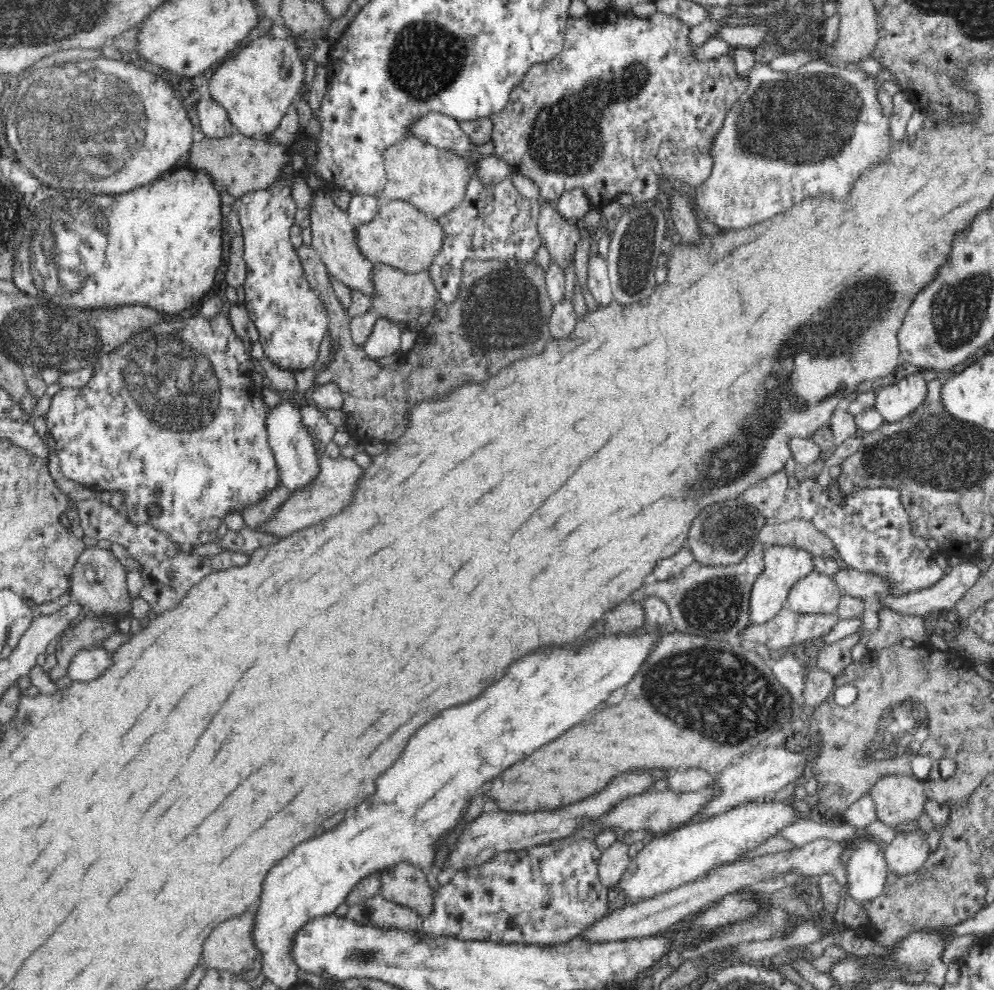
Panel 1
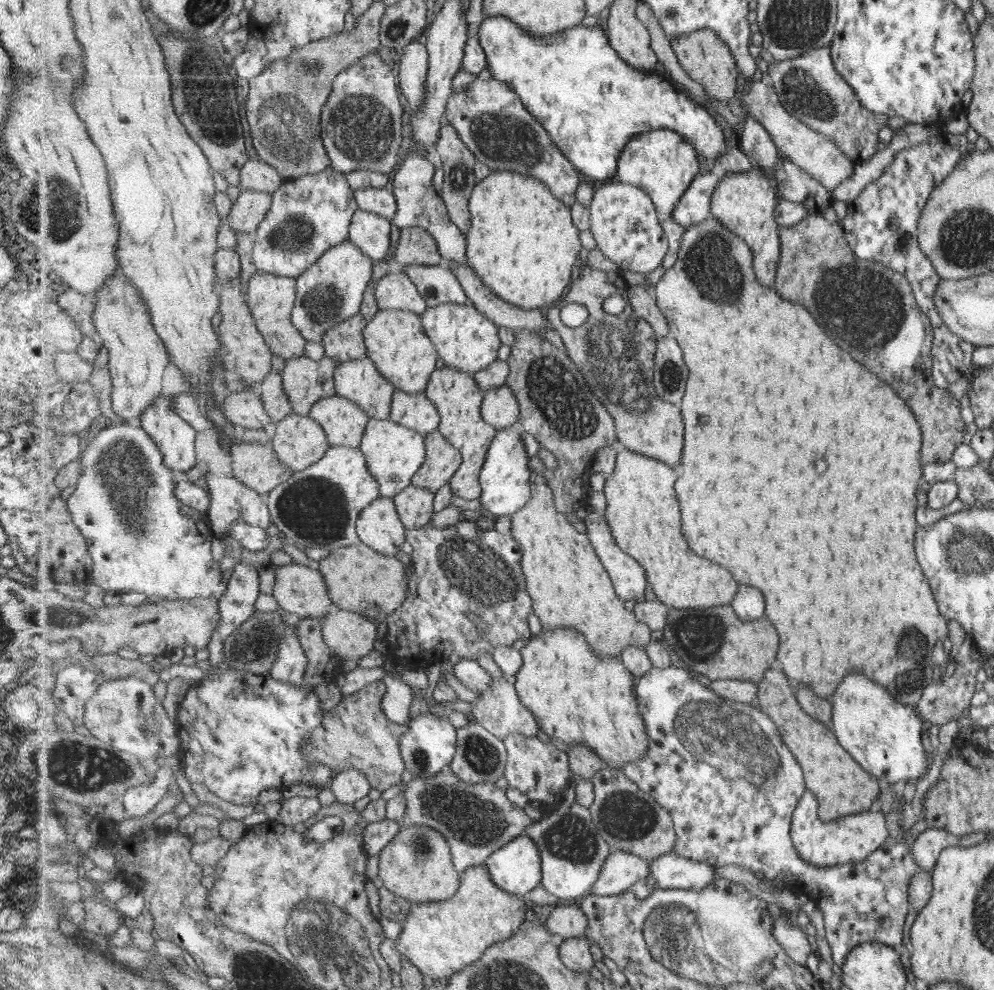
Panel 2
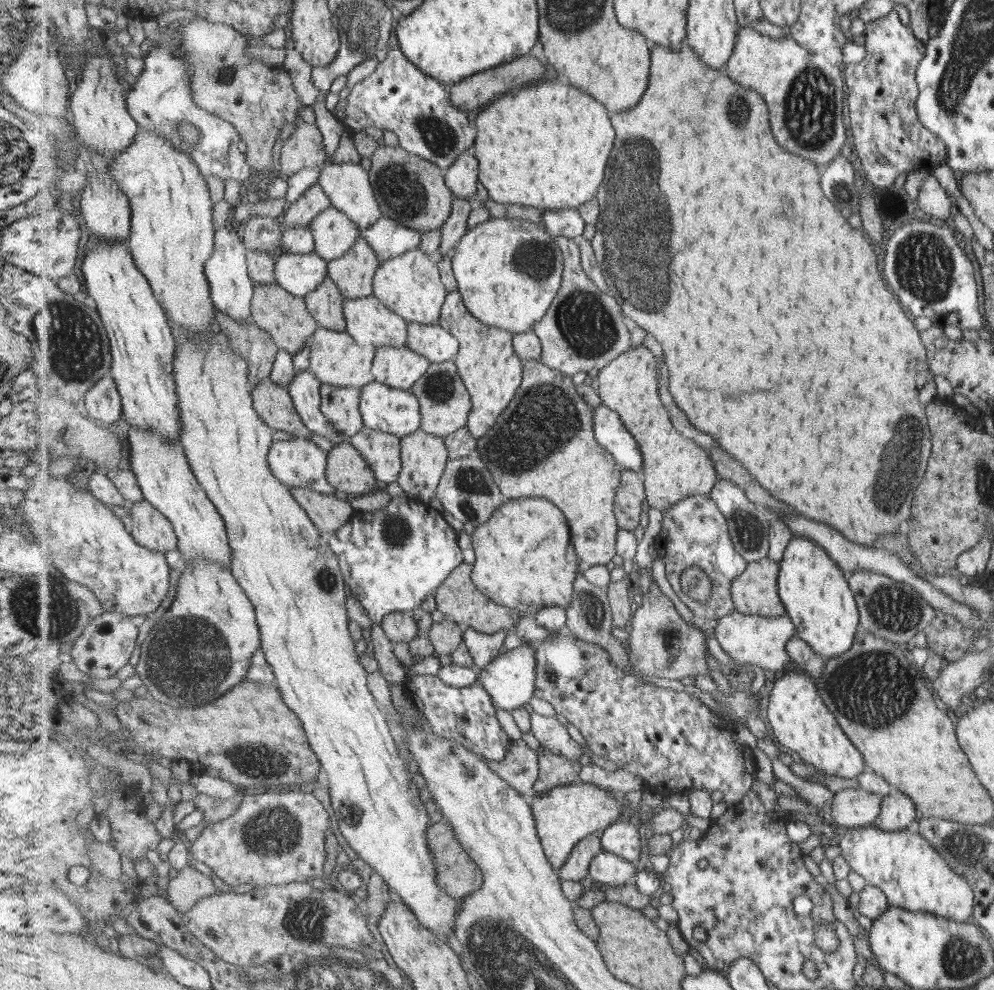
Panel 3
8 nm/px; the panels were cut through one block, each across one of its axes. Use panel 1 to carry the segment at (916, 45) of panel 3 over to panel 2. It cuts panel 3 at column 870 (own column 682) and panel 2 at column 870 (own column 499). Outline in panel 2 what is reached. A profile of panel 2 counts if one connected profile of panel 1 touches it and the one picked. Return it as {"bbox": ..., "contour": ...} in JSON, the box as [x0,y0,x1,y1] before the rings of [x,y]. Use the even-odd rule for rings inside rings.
{"bbox":[768,45,887,164],"contour":[[[831,45],[791,60],[774,60],[768,74],[768,81],[776,88],[783,106],[815,131],[830,136],[856,164],[871,160],[877,154],[878,131],[885,126],[887,116],[863,106],[851,84],[835,68]]]}

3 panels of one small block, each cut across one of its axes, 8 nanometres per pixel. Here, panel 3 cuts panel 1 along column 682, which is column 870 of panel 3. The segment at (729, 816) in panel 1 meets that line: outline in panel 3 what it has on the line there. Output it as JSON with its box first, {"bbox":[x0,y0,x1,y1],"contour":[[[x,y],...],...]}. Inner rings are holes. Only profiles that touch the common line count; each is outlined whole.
{"bbox":[839,826,974,921],"contour":[[[877,826],[853,827],[839,842],[841,856],[867,884],[883,890],[888,906],[928,912],[946,919],[964,921],[974,900],[966,879],[947,864],[945,858],[919,833],[908,829],[887,832]]]}

